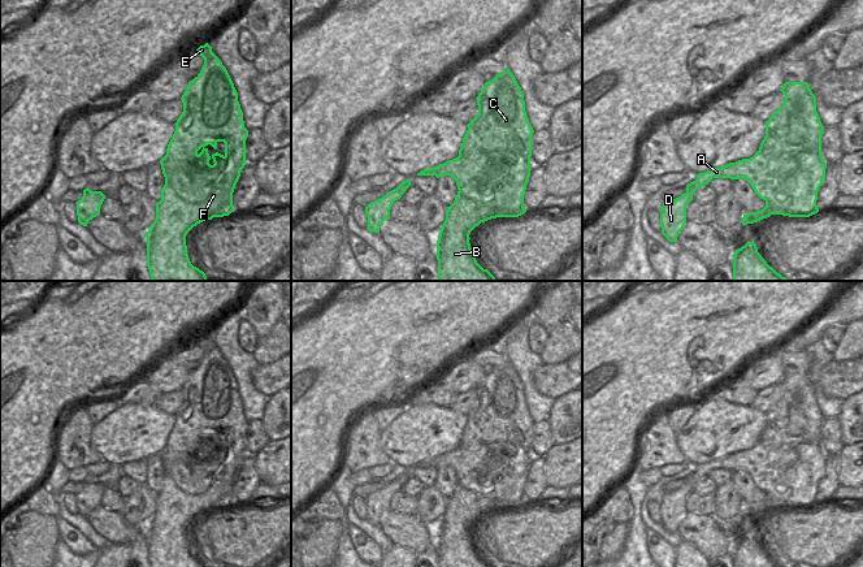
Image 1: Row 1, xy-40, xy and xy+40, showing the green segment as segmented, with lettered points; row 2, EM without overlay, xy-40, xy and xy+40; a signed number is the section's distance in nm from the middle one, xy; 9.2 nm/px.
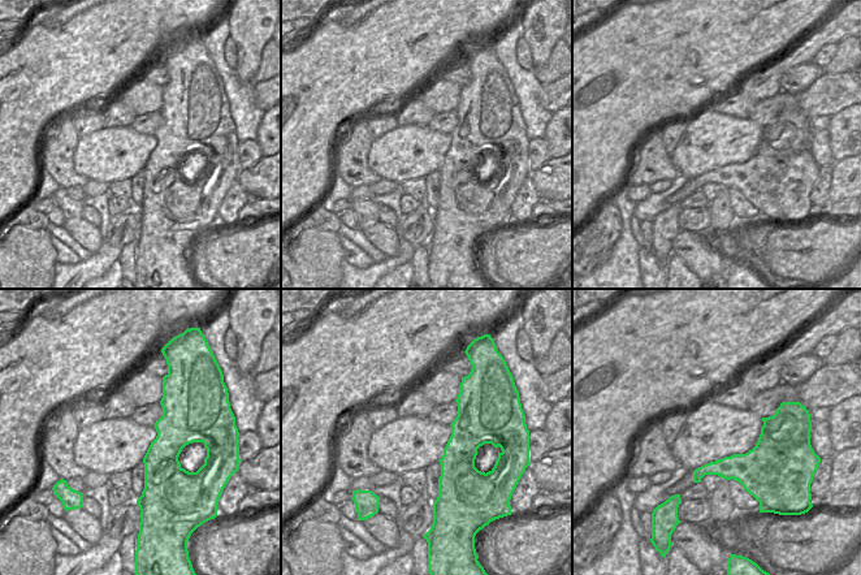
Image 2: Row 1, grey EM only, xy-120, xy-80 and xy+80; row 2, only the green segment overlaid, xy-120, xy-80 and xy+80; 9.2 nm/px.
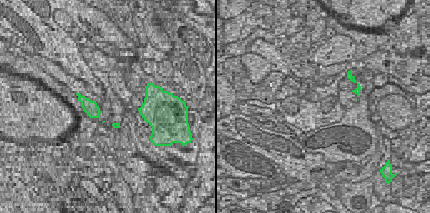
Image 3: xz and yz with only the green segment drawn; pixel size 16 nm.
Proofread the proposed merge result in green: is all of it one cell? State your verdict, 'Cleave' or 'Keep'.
Cleave

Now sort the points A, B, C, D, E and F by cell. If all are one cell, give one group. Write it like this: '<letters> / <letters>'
A B C E F / D

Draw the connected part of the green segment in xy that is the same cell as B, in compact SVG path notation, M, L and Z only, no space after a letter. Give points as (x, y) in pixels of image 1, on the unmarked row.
M507 360L486 373L476 390L478 406L467 416L468 421L463 429L459 447L417 464L417 467L435 467L437 469L451 467L459 481L454 494L447 498L446 511L437 532L438 567L493 567L477 554L469 534L470 523L487 511L519 508L526 503L524 486L530 467L532 427L534 421L525 403L521 378L511 362Z

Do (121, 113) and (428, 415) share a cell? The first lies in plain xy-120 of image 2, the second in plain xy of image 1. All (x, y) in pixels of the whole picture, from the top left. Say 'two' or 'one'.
two

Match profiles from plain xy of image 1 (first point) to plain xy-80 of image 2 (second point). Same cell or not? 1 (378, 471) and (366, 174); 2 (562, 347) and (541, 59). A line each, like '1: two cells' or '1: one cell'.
1: two cells
2: two cells

